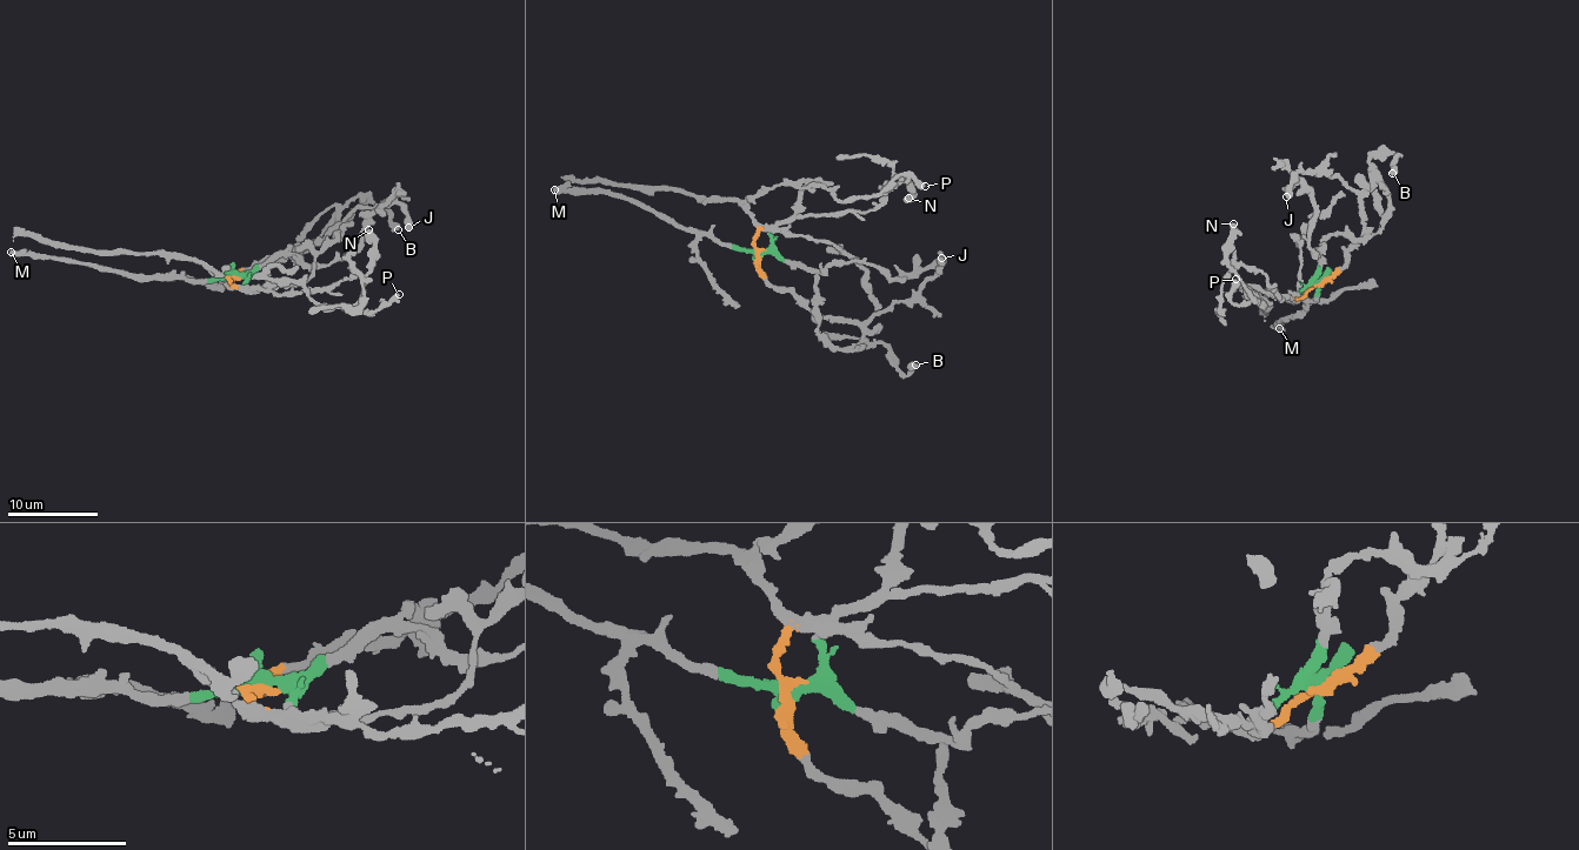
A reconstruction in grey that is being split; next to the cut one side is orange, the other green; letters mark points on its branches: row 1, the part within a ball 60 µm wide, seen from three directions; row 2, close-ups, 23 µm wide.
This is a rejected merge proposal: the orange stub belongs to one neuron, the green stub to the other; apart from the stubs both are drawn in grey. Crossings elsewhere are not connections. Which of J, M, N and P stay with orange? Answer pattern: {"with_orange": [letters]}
{"with_orange": ["J", "N", "P"]}

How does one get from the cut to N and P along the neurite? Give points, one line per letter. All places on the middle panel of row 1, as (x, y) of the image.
N: (758, 251), (748, 200), (767, 189), (823, 186), (840, 201), (874, 198), (904, 182), (913, 194), (910, 198)
P: (758, 251), (748, 200), (767, 189), (823, 186), (840, 201), (879, 196), (897, 178), (917, 178), (925, 186)

